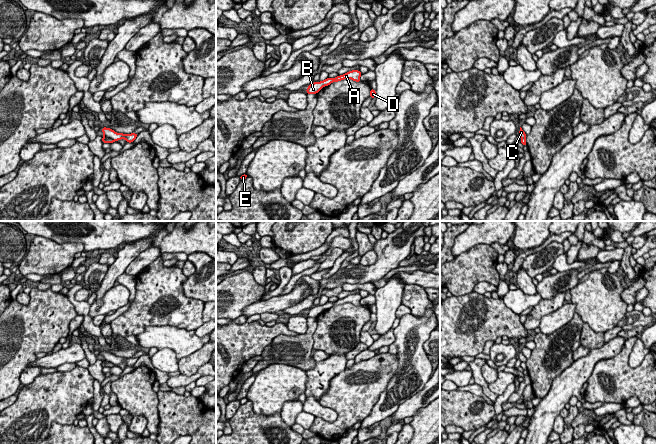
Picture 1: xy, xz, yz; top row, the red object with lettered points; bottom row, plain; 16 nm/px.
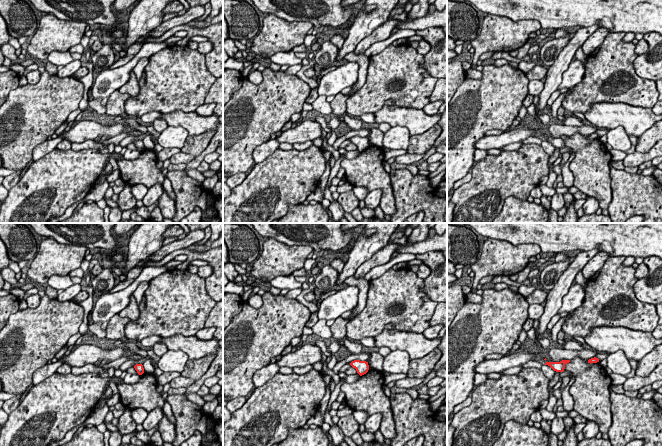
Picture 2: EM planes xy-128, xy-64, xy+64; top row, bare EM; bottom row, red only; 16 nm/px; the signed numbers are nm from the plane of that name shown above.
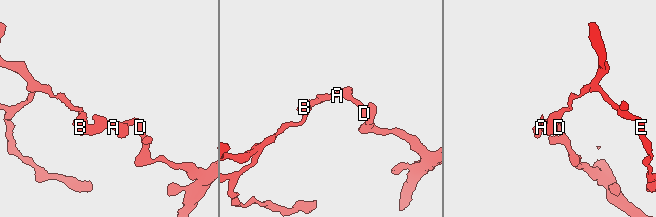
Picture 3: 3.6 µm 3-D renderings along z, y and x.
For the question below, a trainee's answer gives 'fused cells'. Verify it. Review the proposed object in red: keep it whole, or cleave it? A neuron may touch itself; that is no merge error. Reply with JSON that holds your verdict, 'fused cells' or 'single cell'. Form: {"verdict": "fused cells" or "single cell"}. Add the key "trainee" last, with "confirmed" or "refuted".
{"verdict": "fused cells", "trainee": "confirmed"}

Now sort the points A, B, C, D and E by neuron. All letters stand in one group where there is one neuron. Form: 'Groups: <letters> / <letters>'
Groups: A C D / B E

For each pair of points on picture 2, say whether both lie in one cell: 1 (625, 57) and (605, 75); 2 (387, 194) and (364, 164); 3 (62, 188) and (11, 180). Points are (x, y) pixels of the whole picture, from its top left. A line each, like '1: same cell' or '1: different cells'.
1: same cell
2: same cell
3: different cells

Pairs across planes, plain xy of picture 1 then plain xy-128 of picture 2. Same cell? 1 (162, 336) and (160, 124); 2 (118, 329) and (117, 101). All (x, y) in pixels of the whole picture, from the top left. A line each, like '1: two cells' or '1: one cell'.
1: two cells
2: two cells

